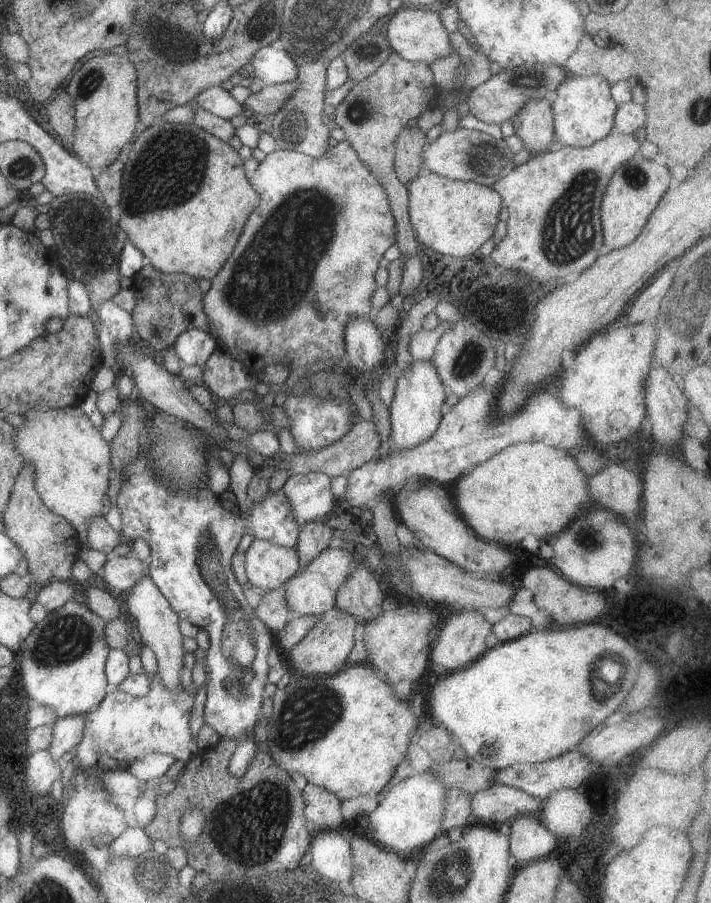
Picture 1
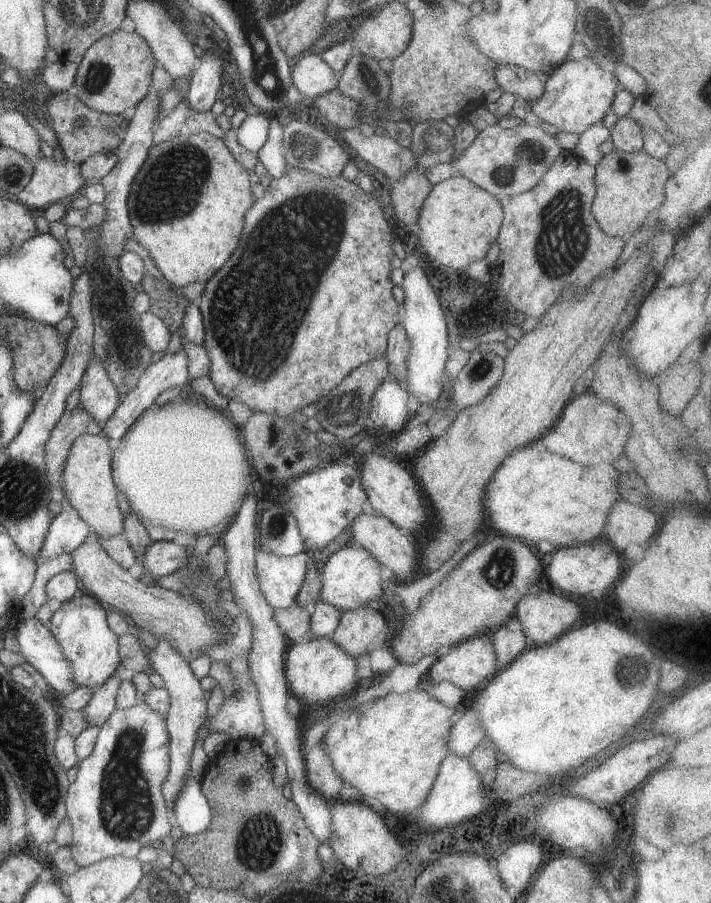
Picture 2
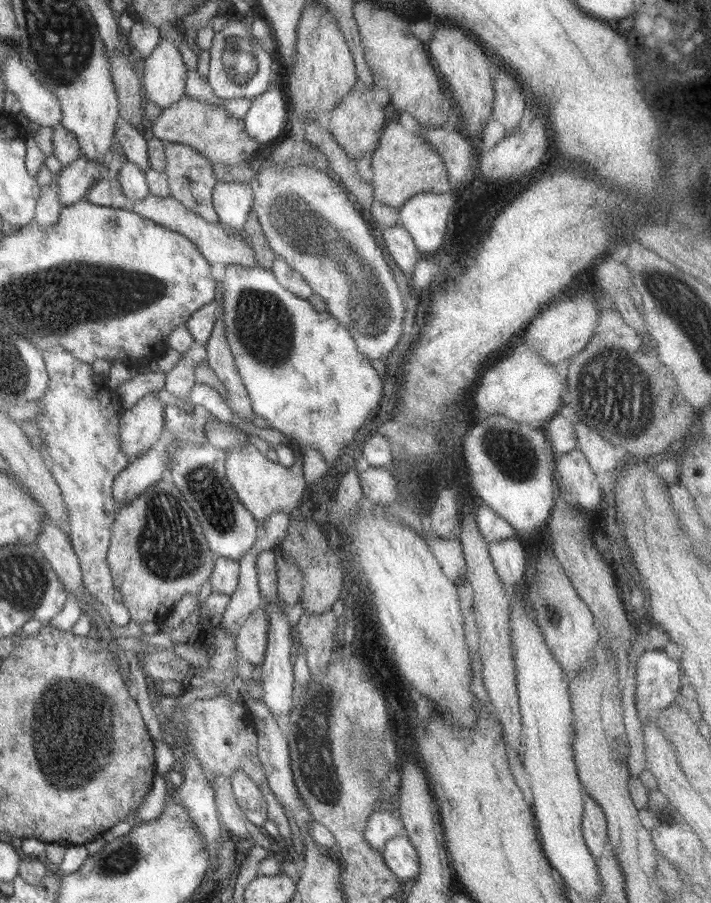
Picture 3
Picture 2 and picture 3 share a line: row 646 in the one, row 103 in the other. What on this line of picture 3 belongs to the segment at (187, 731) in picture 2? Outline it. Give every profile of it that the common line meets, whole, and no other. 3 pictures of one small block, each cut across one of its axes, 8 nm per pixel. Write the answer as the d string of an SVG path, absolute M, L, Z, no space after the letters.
M162 36L150 56L137 60L137 66L145 100L162 109L185 96L187 68L174 40Z

